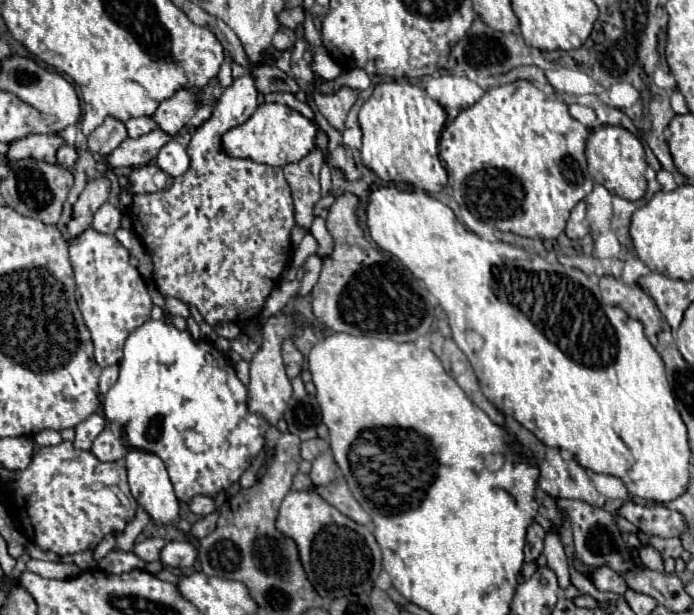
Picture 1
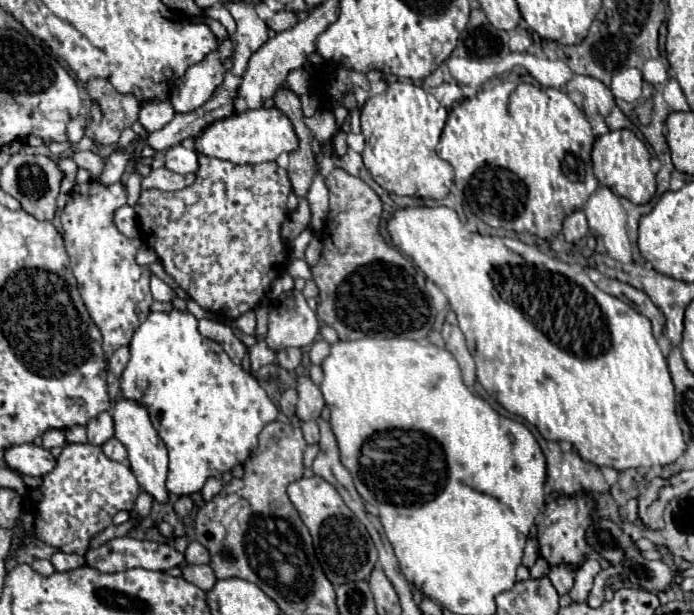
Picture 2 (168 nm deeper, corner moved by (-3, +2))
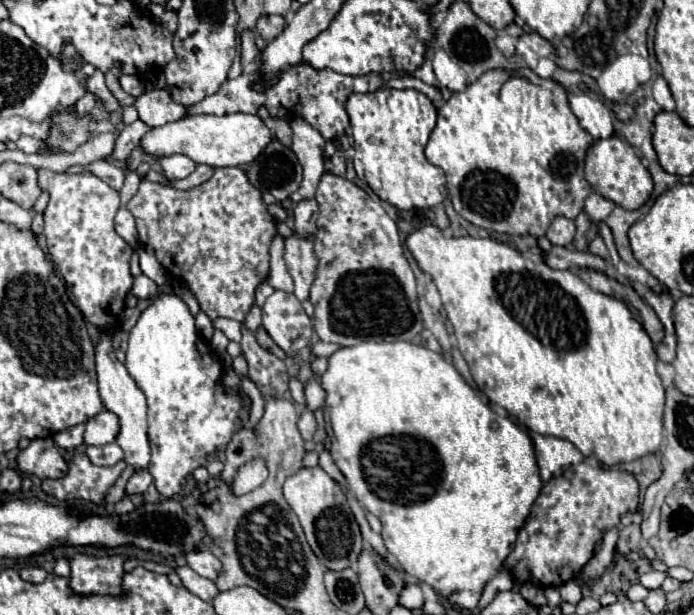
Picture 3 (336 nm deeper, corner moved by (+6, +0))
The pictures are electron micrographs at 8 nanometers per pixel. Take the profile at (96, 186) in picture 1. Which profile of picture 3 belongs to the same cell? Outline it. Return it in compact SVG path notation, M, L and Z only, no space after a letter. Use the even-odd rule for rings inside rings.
M141 120L133 122L131 126L125 126L123 132L115 140L115 148L111 152L111 158L117 162L125 162L127 156L131 154L131 150L141 142L143 134L147 134L147 132L149 132L149 126L145 126Z

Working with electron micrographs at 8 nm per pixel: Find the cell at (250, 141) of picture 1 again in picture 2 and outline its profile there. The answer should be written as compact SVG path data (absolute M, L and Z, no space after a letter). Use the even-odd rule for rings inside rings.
M278 108L246 110L222 120L214 120L192 140L194 140L194 150L198 154L228 160L232 164L272 162L282 152L294 152L298 148L298 136L294 132L294 126Z

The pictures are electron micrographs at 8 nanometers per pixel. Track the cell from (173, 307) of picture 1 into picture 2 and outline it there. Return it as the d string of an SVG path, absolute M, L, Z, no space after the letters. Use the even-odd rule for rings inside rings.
M152 276L152 278L150 278L150 290L152 290L154 300L170 302L170 300L174 298L174 290L172 290L164 280L160 280L158 276Z

